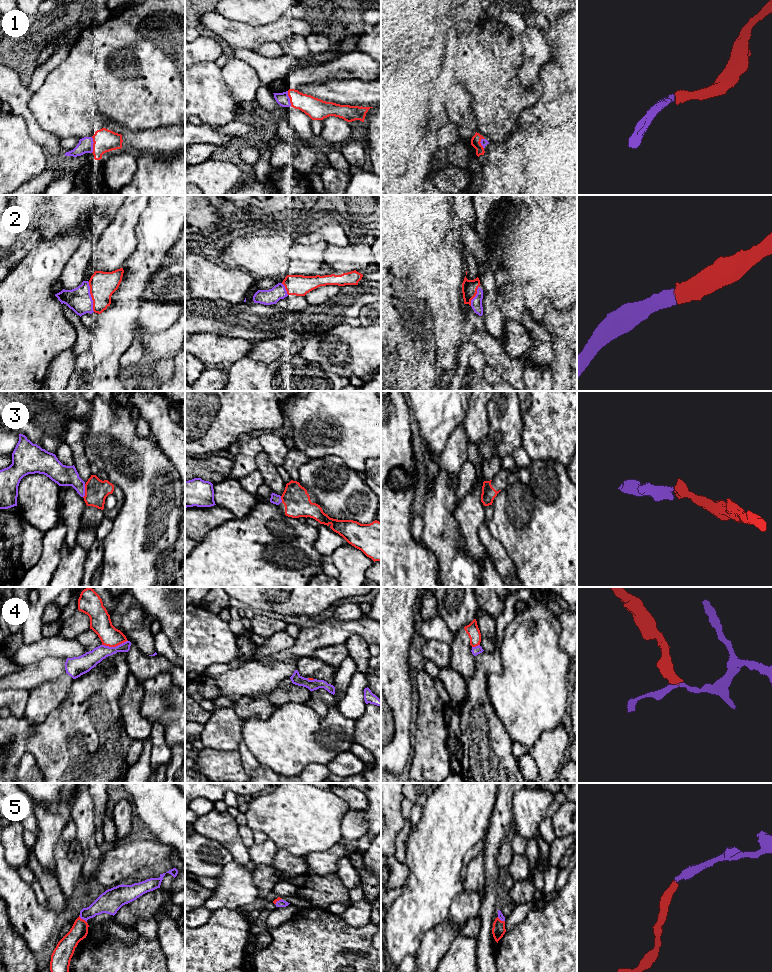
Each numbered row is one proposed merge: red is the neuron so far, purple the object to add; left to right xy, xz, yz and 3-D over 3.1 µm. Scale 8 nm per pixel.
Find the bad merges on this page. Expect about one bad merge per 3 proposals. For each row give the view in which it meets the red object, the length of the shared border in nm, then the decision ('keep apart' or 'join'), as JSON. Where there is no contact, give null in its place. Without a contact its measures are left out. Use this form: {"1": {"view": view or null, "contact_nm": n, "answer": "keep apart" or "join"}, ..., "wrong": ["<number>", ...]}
{"1": {"view": "xy", "contact_nm": 130, "answer": "join"}, "2": {"view": "xy", "contact_nm": 240, "answer": "join"}, "3": {"view": "xy", "contact_nm": 110, "answer": "join"}, "4": {"view": "xy", "contact_nm": 220, "answer": "keep apart"}, "5": {"view": "xy", "contact_nm": 90, "answer": "join"}, "wrong": ["4"]}

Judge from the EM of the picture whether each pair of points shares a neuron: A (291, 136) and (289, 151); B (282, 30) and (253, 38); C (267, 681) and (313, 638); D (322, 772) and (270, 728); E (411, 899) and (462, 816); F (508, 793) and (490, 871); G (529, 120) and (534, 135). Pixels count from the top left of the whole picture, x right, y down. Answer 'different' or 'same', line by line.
A: different
B: same
C: different
D: different
E: same
F: same
G: different

